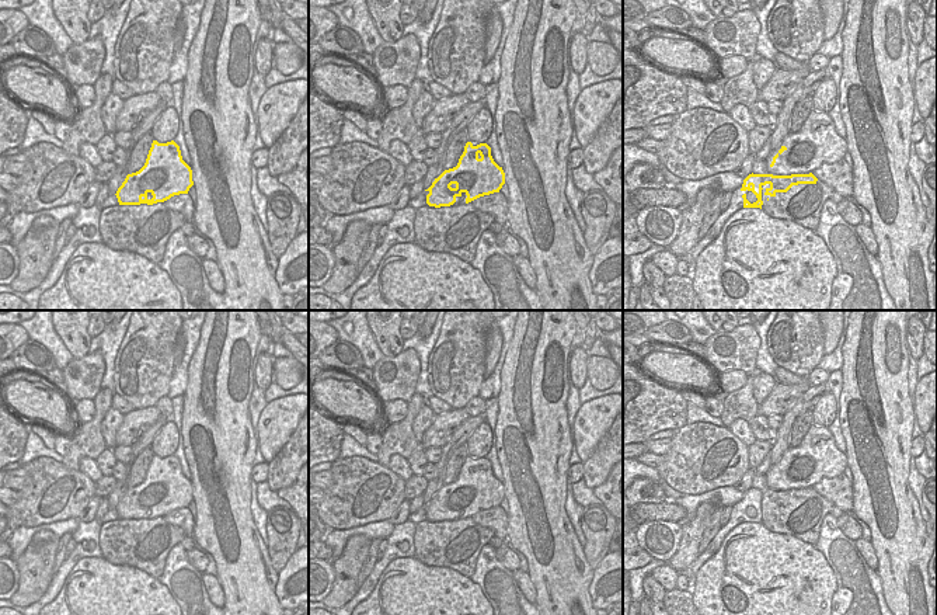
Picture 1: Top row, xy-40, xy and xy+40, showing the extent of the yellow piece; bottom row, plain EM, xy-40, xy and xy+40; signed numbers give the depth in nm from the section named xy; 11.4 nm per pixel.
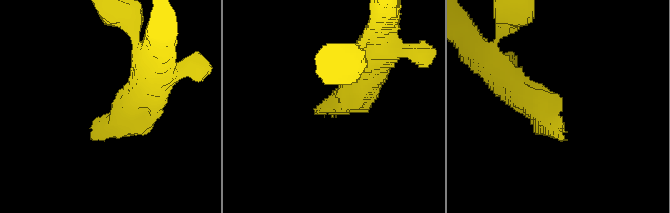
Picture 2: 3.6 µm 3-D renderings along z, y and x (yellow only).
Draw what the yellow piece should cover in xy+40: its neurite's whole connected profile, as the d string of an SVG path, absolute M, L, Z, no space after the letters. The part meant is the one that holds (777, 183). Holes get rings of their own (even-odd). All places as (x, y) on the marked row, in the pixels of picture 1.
M807 117L797 133L788 133L780 146L766 157L766 174L749 174L741 191L752 191L757 201L750 204L743 198L743 208L760 208L762 187L769 184L764 195L776 197L777 192L787 192L793 185L816 184L812 174L823 164L839 161L847 152L846 146L835 146L823 138L823 131L816 121Z

